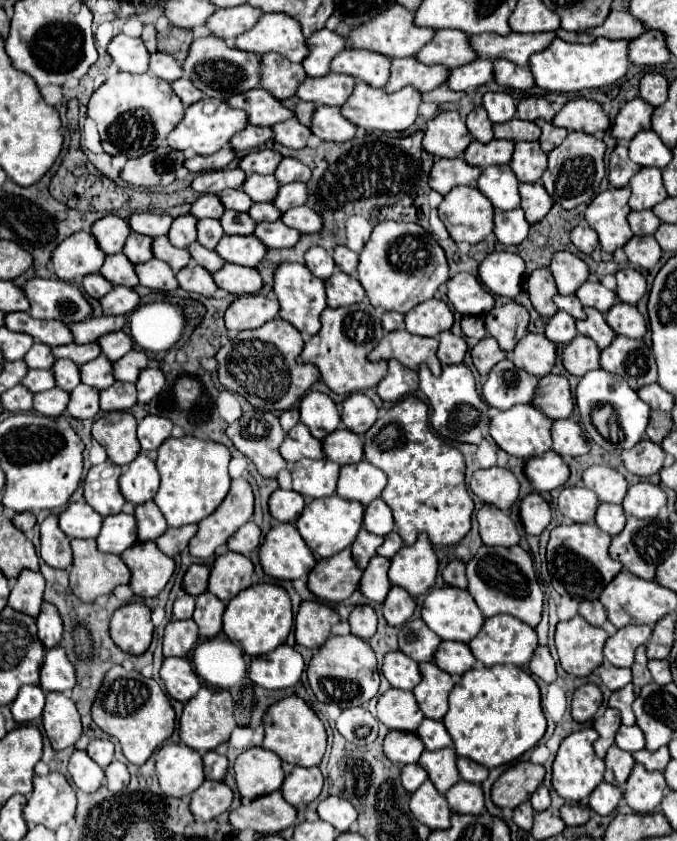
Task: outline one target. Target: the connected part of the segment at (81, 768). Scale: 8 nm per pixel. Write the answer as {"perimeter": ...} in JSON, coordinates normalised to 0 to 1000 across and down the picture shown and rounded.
{"perimeter":[[[109,893],[100,907],[100,919],[109,933],[124,943],[142,941],[154,929],[154,917],[130,900],[127,893]]]}

